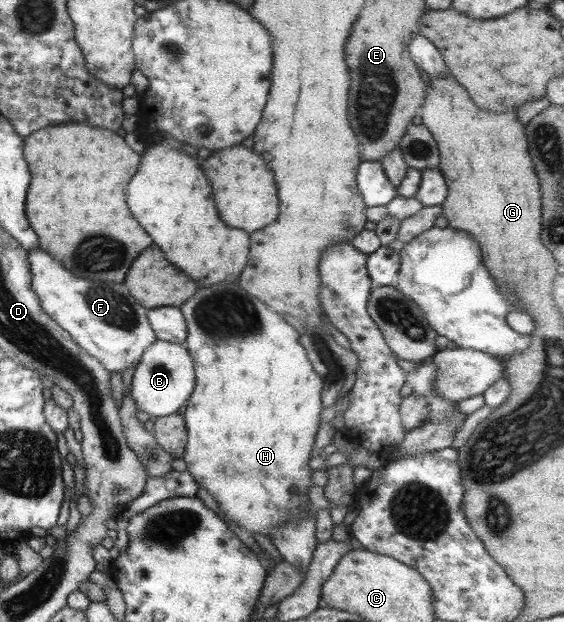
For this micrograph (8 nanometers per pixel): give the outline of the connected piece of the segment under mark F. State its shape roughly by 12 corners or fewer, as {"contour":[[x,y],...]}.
{"contour":[[26,253],[41,310],[109,374],[156,337],[123,282]]}

